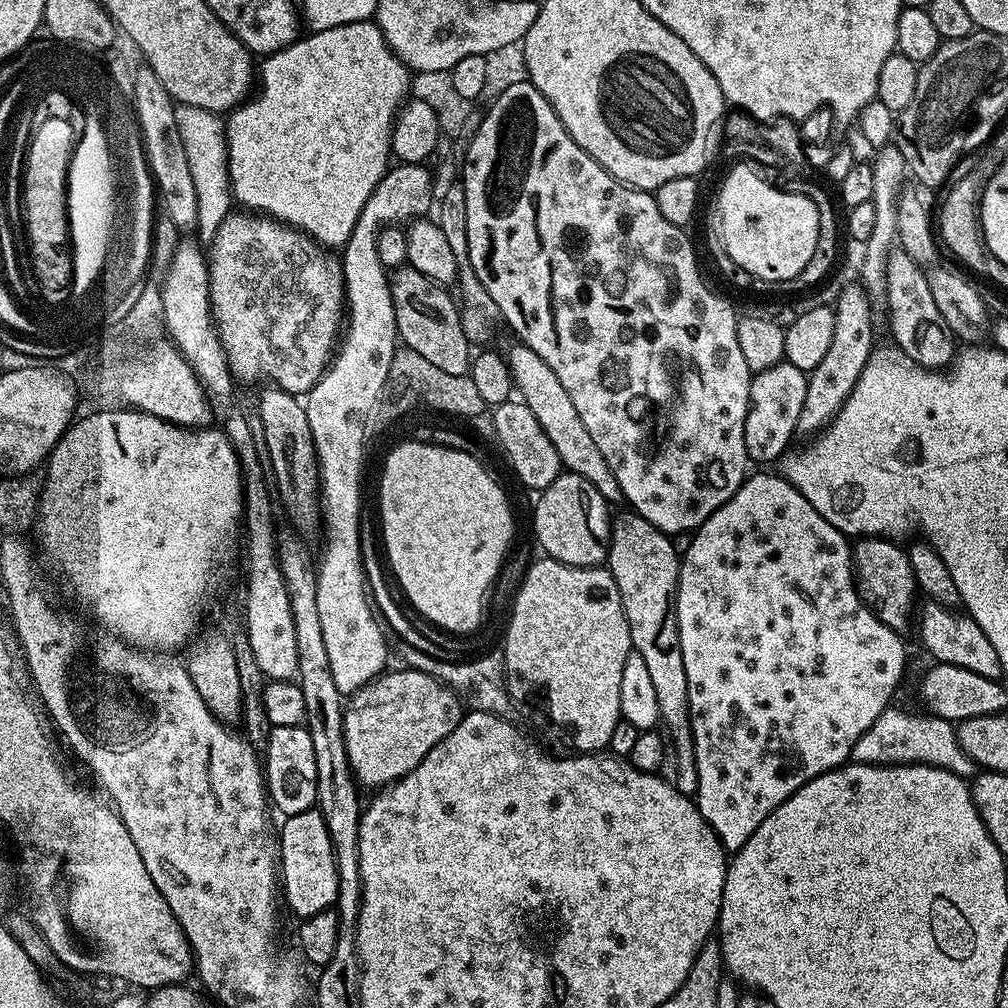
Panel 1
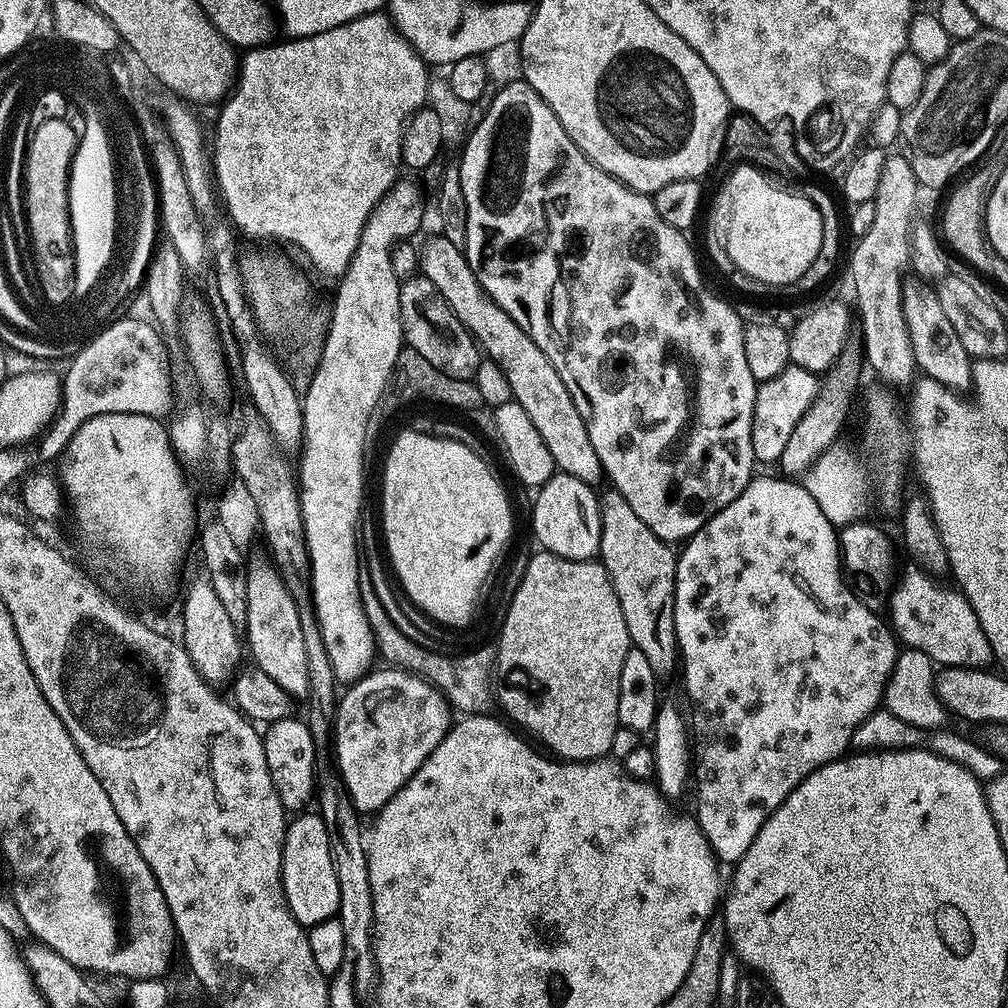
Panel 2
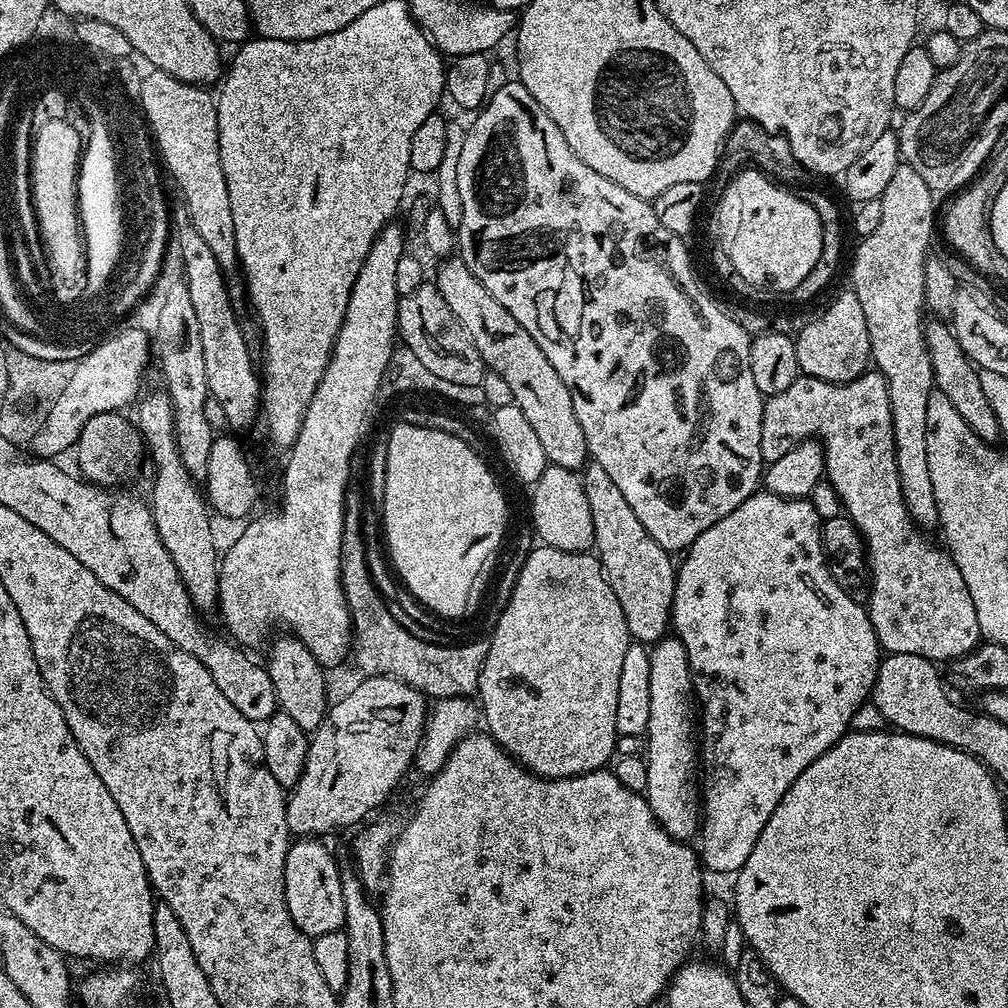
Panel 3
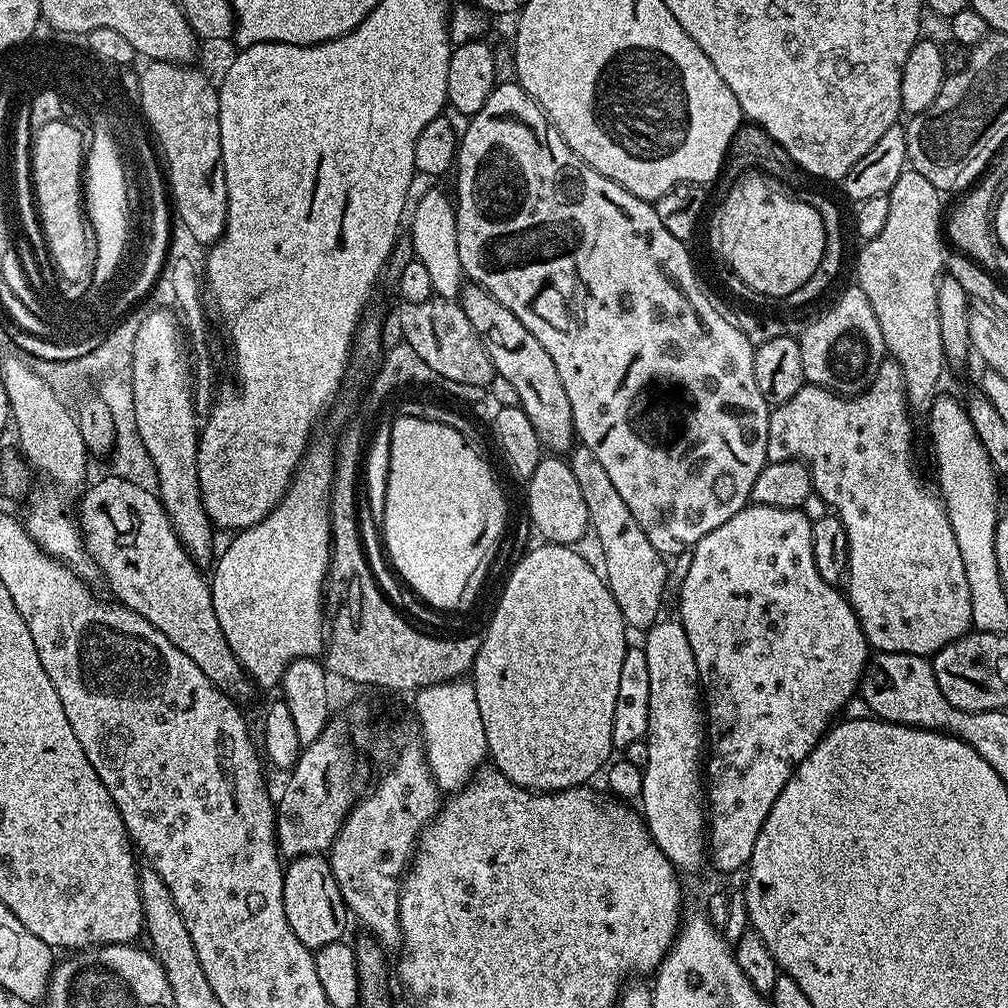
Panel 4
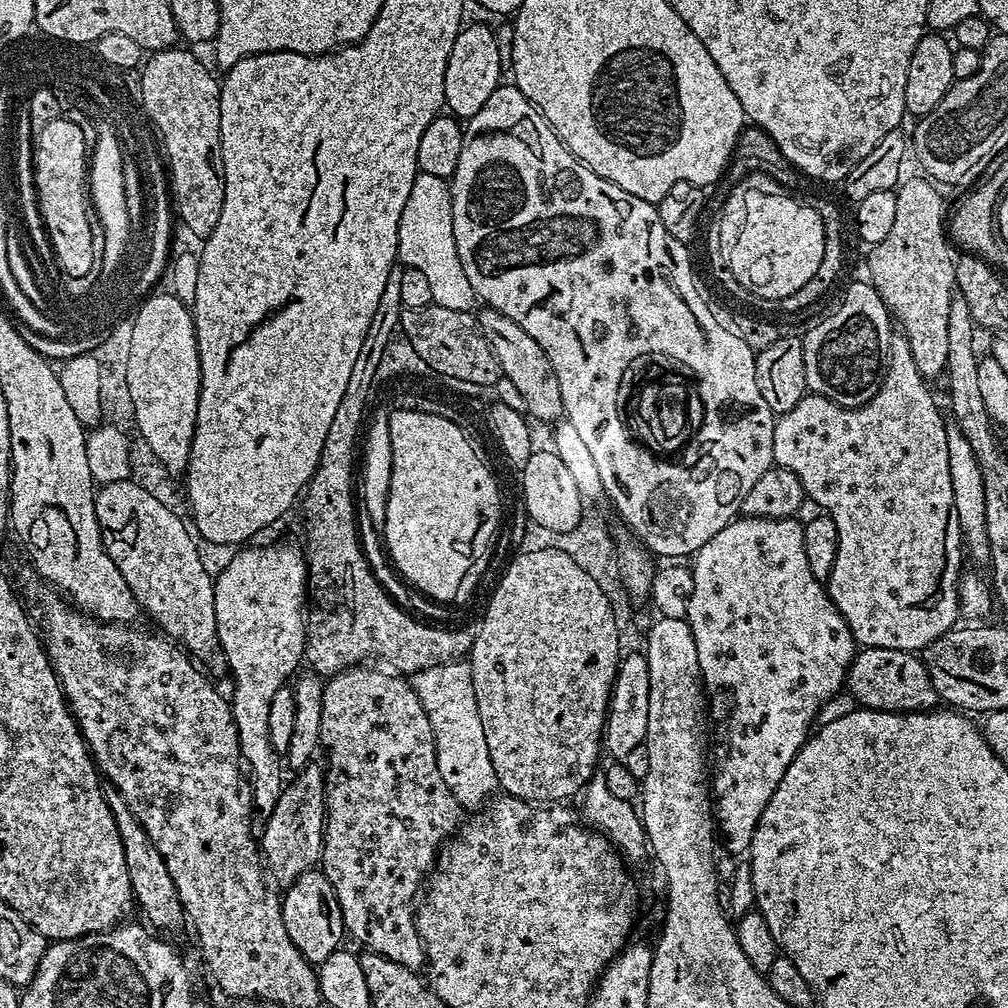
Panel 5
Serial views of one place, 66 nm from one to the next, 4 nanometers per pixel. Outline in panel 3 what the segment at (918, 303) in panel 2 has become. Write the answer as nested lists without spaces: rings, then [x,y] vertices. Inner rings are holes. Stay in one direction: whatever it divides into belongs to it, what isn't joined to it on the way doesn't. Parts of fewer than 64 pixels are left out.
[[[929,319],[924,325],[924,341],[930,354],[930,366],[934,370],[935,387],[942,394],[946,394],[946,398],[950,398],[950,406],[954,406],[954,410],[962,414],[962,418],[970,426],[970,430],[978,434],[978,438],[993,446],[999,445],[1002,440],[1000,423],[994,414],[994,408],[990,406],[990,398],[986,398],[986,390],[980,381],[980,372],[962,350],[951,327],[943,319]]]

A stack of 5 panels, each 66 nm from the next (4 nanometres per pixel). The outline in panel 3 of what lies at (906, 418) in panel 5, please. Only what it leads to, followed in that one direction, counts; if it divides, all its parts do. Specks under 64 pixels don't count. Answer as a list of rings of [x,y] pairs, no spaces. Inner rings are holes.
[[[868,370],[848,384],[831,384],[801,374],[794,382],[790,382],[790,386],[786,386],[786,390],[765,399],[760,443],[765,462],[782,458],[786,450],[813,438],[824,446],[827,483],[836,491],[843,511],[852,519],[864,542],[870,580],[872,576],[872,593],[866,599],[866,607],[881,649],[888,654],[918,654],[933,662],[951,662],[979,648],[982,637],[978,626],[978,610],[974,610],[974,601],[970,599],[970,590],[966,590],[962,573],[939,543],[936,545],[928,541],[931,539],[921,533],[906,510],[898,478],[890,394],[884,375]]]

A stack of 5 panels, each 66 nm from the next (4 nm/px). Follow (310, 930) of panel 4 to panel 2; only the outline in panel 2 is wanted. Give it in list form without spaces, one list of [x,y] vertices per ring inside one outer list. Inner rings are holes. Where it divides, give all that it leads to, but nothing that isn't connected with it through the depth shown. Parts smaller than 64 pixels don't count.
[[[308,810],[288,820],[280,869],[286,902],[294,919],[305,929],[333,919],[339,913],[338,874],[334,874],[330,838],[326,834],[326,822],[315,811]]]

